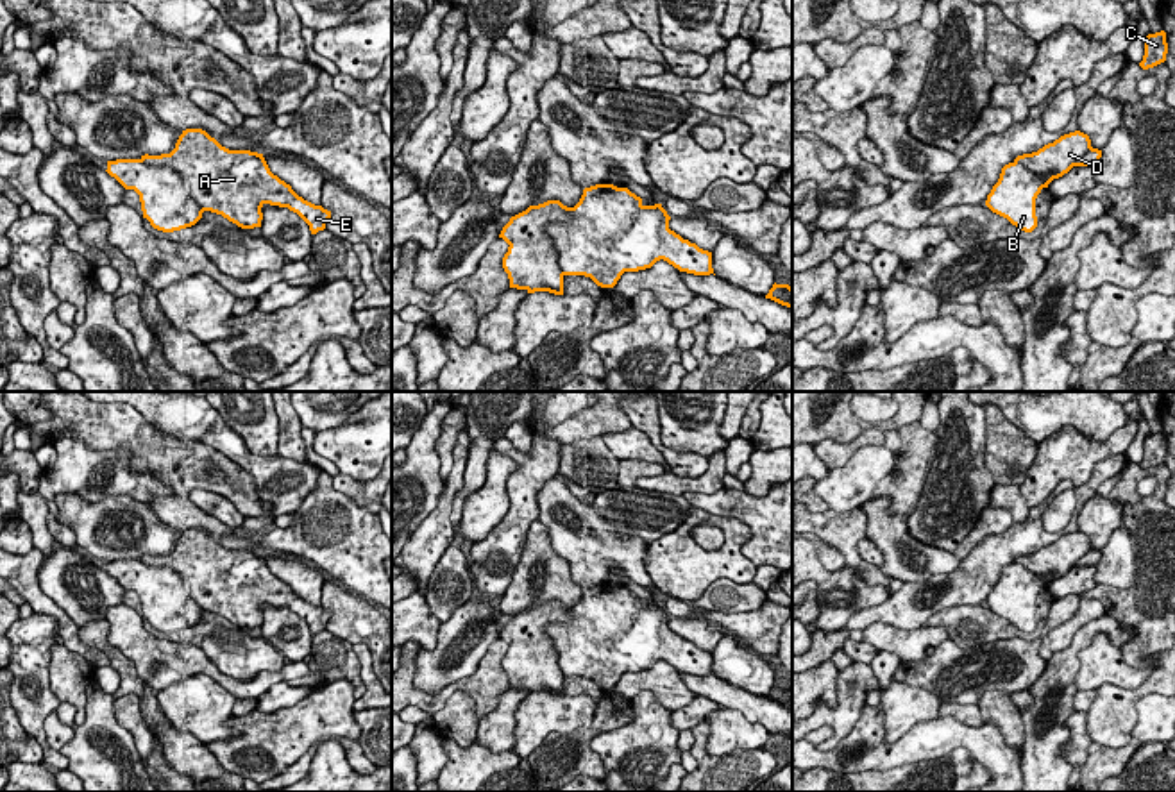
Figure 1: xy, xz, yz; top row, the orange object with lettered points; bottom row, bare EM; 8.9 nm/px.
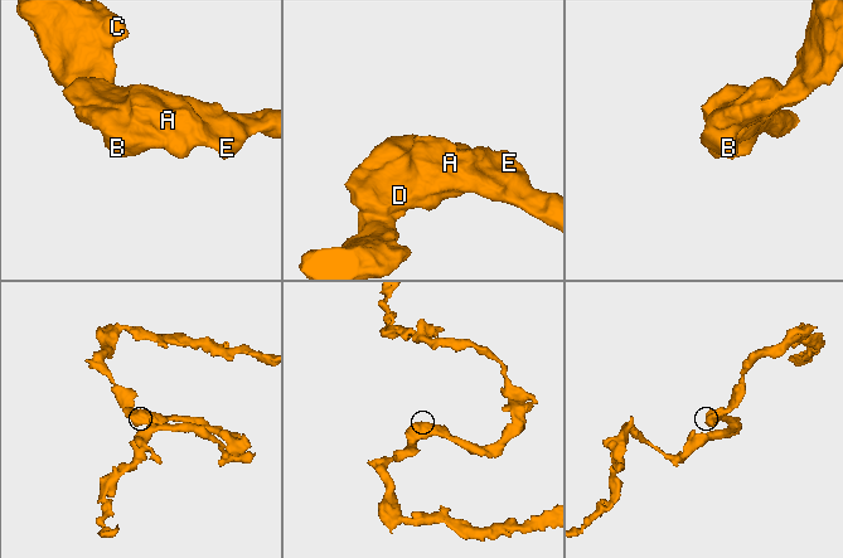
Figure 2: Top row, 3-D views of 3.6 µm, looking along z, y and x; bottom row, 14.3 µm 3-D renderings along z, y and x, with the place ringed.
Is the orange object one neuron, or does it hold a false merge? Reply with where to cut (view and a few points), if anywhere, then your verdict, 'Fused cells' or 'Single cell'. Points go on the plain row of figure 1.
No split. Single cell

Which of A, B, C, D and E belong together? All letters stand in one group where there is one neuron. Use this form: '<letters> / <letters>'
A B C D E

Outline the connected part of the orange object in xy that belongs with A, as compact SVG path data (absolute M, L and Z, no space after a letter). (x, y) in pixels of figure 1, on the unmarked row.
M186 529L170 554L141 556L139 560L107 561L107 570L125 590L139 595L143 619L163 633L195 626L204 611L222 615L241 629L261 628L265 604L297 613L311 635L325 629L331 611L299 597L290 585L274 576L263 554L229 551L202 529Z

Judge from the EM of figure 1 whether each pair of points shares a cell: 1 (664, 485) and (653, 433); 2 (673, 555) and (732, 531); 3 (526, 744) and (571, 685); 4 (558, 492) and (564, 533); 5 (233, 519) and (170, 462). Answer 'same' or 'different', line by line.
1: different
2: same
3: different
4: same
5: different

